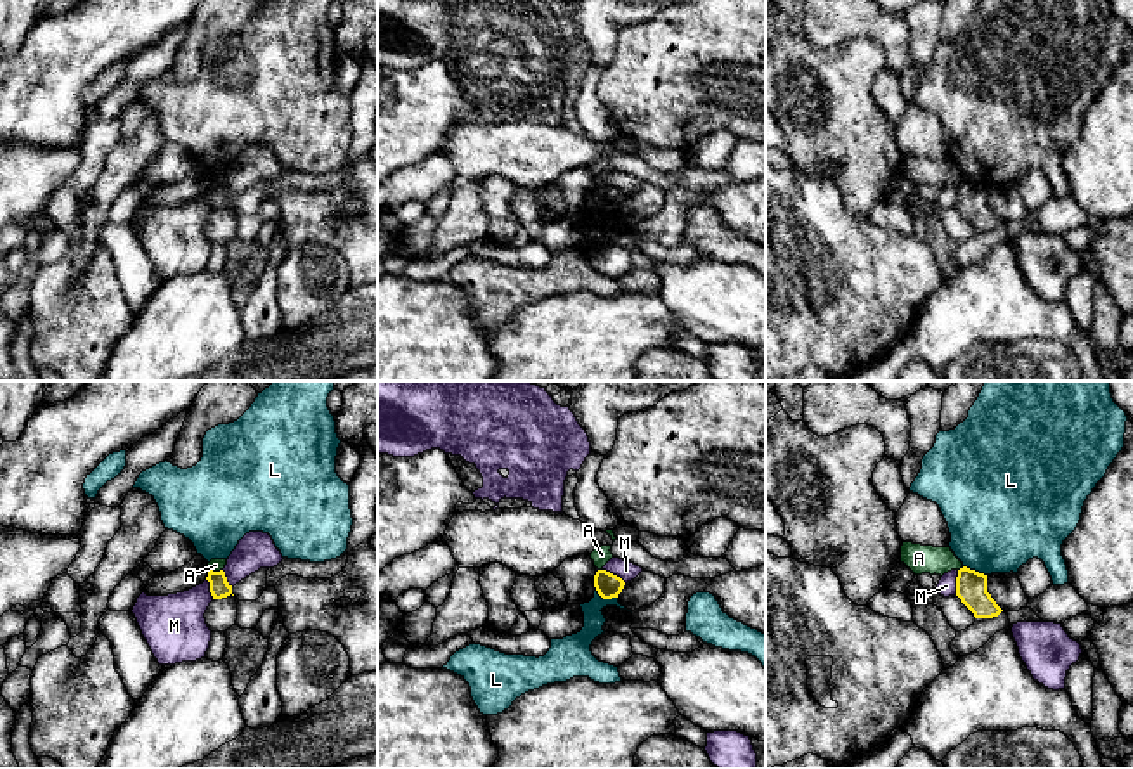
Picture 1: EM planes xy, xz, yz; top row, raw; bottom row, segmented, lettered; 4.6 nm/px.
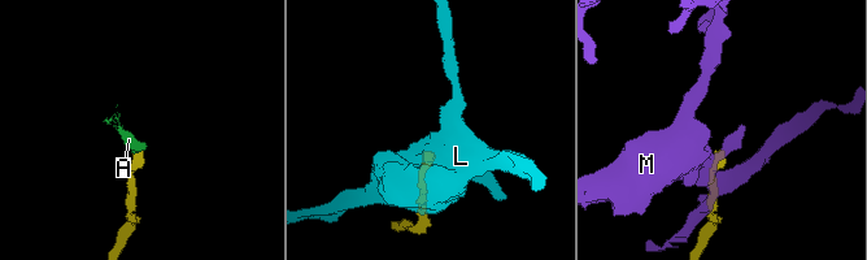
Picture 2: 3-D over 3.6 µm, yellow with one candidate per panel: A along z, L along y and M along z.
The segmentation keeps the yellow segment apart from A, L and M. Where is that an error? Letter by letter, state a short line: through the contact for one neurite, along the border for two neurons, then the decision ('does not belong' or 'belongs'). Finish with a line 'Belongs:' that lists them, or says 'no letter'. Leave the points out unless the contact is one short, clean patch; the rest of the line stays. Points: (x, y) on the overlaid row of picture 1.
A: xy (210, 568), (222, 570) | does not belong
L: xz (596, 589), (603, 598), (617, 598) | does not belong
M: yz (958, 570), (955, 594) | does not belong
Belongs: no letter

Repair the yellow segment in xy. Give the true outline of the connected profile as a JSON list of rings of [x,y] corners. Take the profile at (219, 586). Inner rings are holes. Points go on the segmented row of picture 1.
[[[208,572],[210,592],[213,599],[222,599],[232,594],[232,585],[227,582],[225,572]]]

